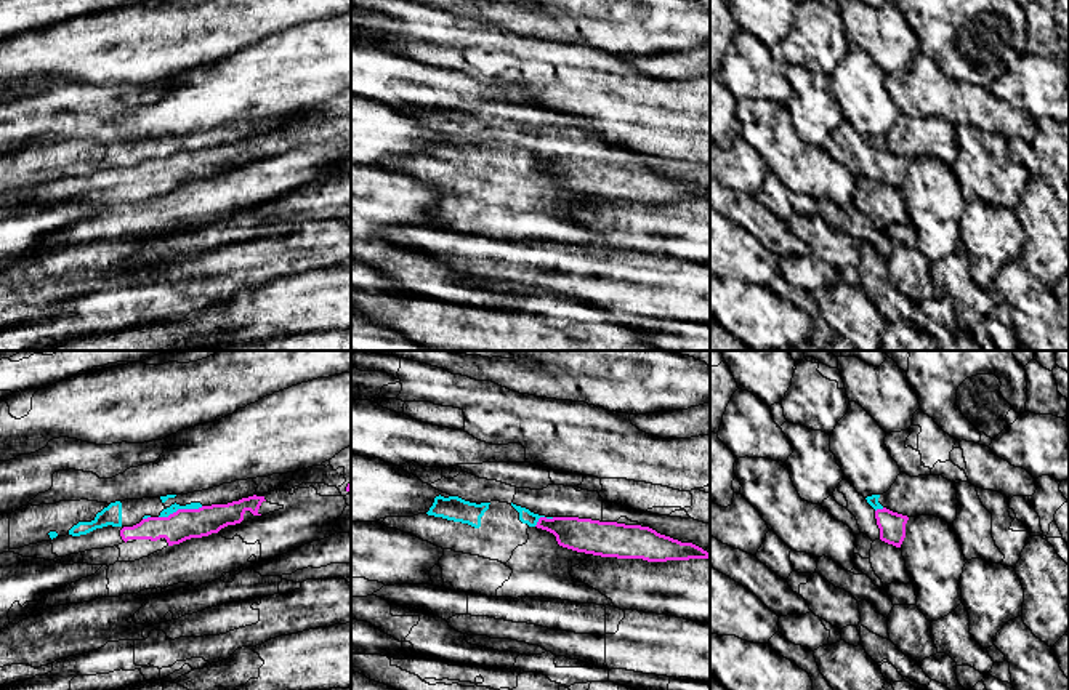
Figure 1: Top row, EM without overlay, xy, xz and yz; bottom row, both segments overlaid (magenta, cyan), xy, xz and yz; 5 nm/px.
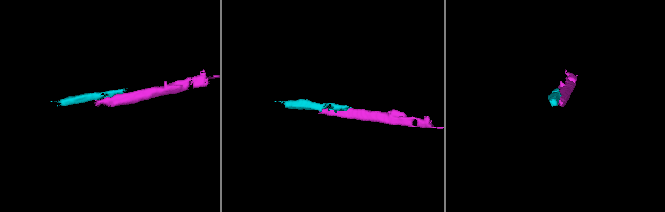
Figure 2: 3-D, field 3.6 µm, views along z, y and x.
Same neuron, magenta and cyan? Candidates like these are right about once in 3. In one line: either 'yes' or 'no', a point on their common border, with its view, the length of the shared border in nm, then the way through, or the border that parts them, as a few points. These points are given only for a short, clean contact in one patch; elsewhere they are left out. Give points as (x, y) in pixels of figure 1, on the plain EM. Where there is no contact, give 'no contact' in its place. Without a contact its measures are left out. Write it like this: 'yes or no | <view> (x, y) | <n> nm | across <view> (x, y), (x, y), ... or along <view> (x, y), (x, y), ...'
no | xy (180, 151) | 240 nm | along xy (202, 148), (178, 151), (159, 159)

